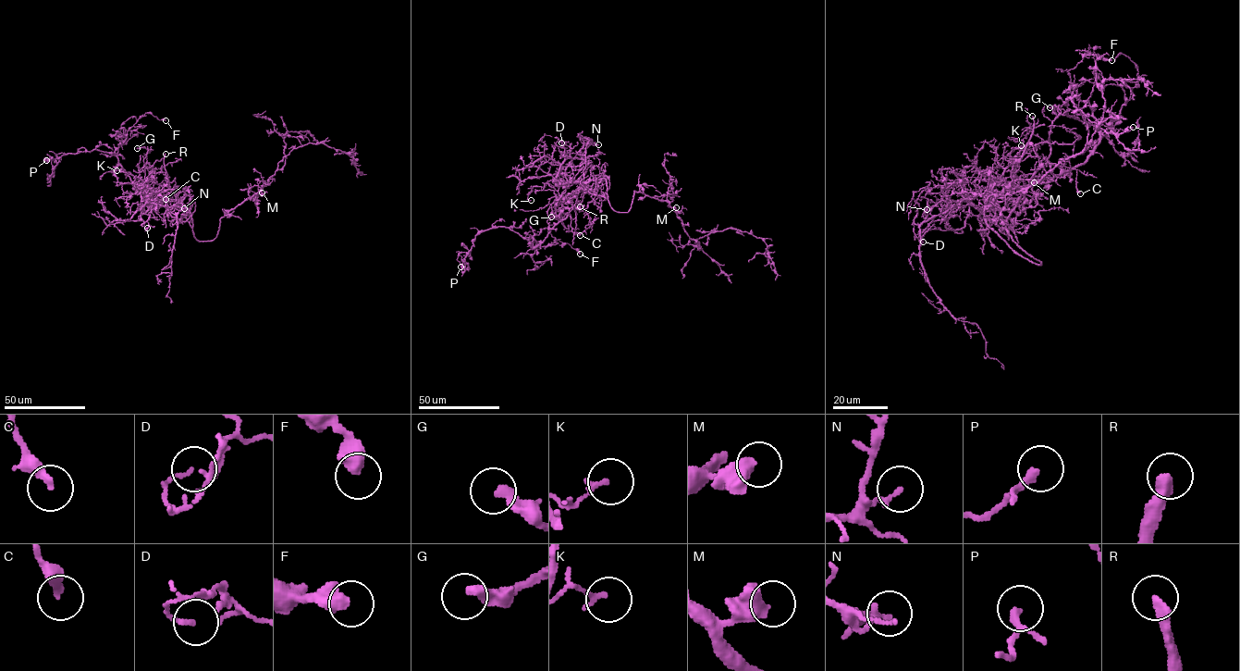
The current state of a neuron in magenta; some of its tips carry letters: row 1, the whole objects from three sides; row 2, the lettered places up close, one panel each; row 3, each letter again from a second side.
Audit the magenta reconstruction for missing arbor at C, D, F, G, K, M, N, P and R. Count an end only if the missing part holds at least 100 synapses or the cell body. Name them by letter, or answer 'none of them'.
R

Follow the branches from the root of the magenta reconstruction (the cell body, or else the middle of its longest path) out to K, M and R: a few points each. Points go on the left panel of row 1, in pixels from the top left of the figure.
K: (194, 236), (191, 215), (185, 205), (171, 199), (162, 199), (146, 184), (118, 182), (114, 173), (116, 170)
M: (194, 236), (199, 241), (213, 241), (221, 218), (262, 192)
R: (194, 236), (190, 210), (170, 198), (171, 192), (164, 164), (165, 154)

